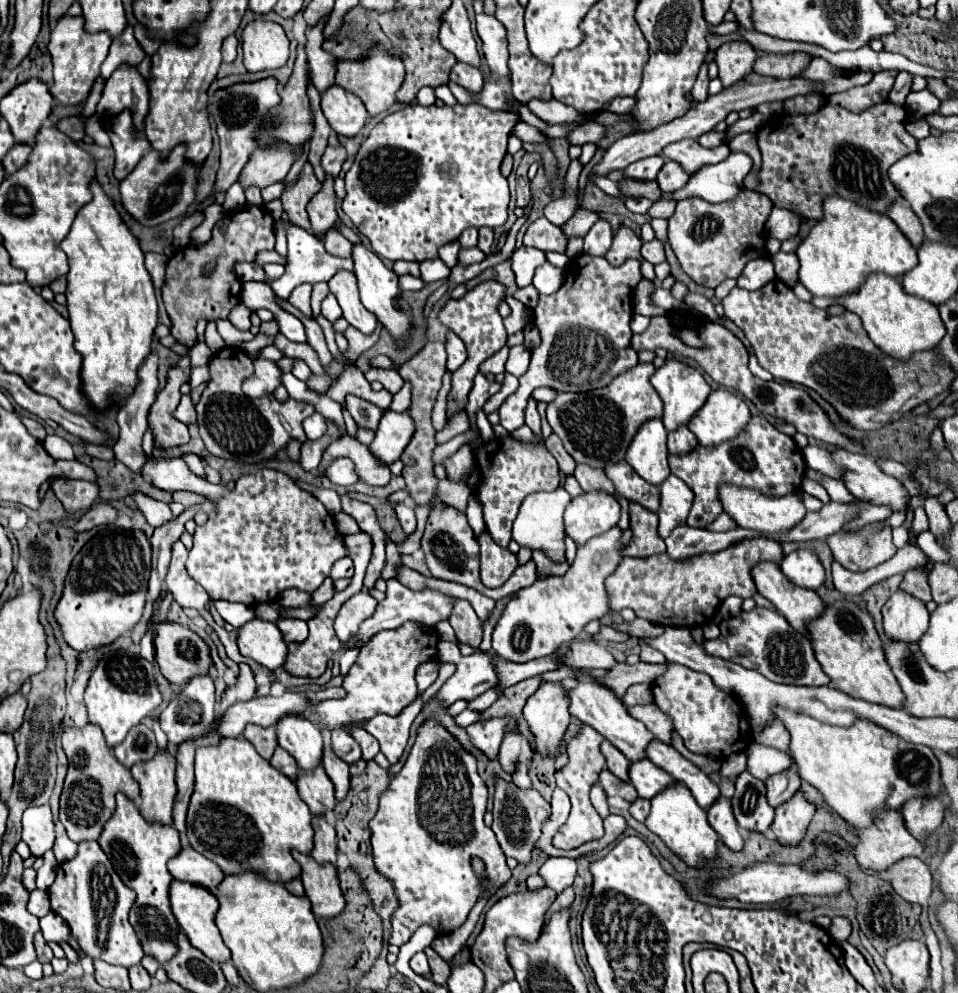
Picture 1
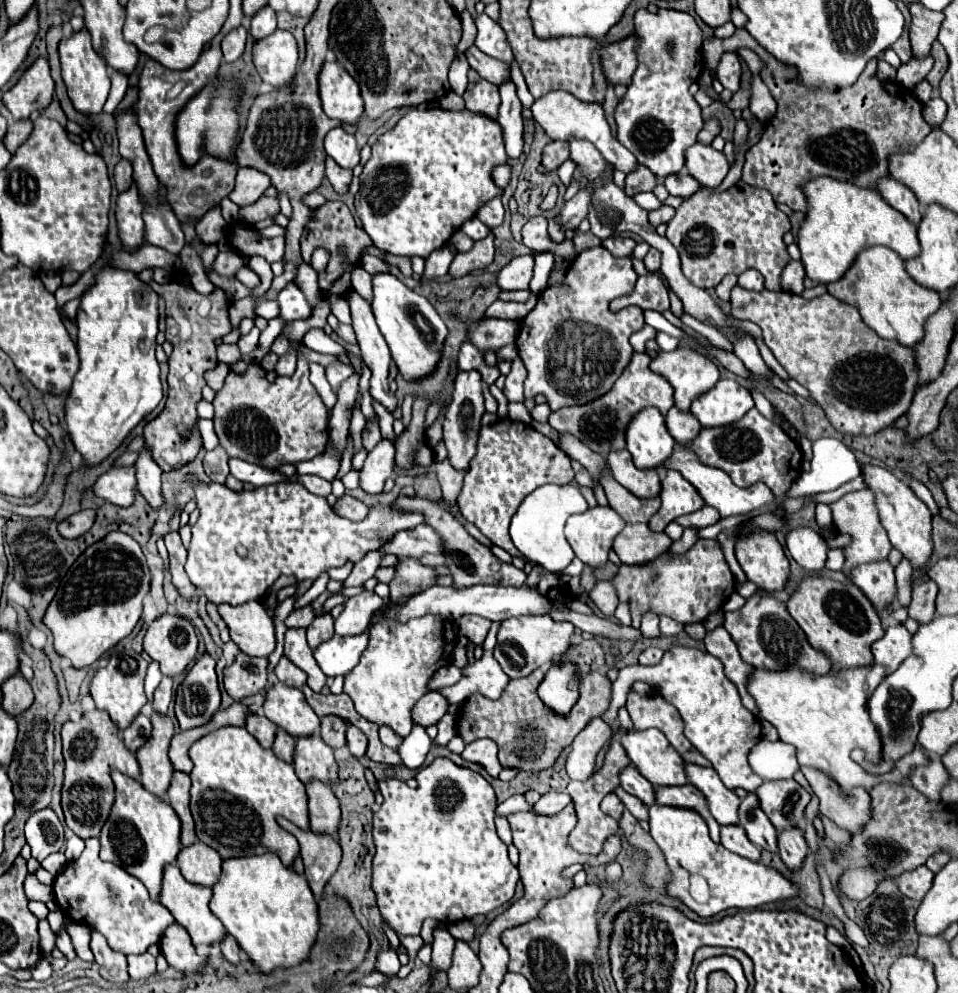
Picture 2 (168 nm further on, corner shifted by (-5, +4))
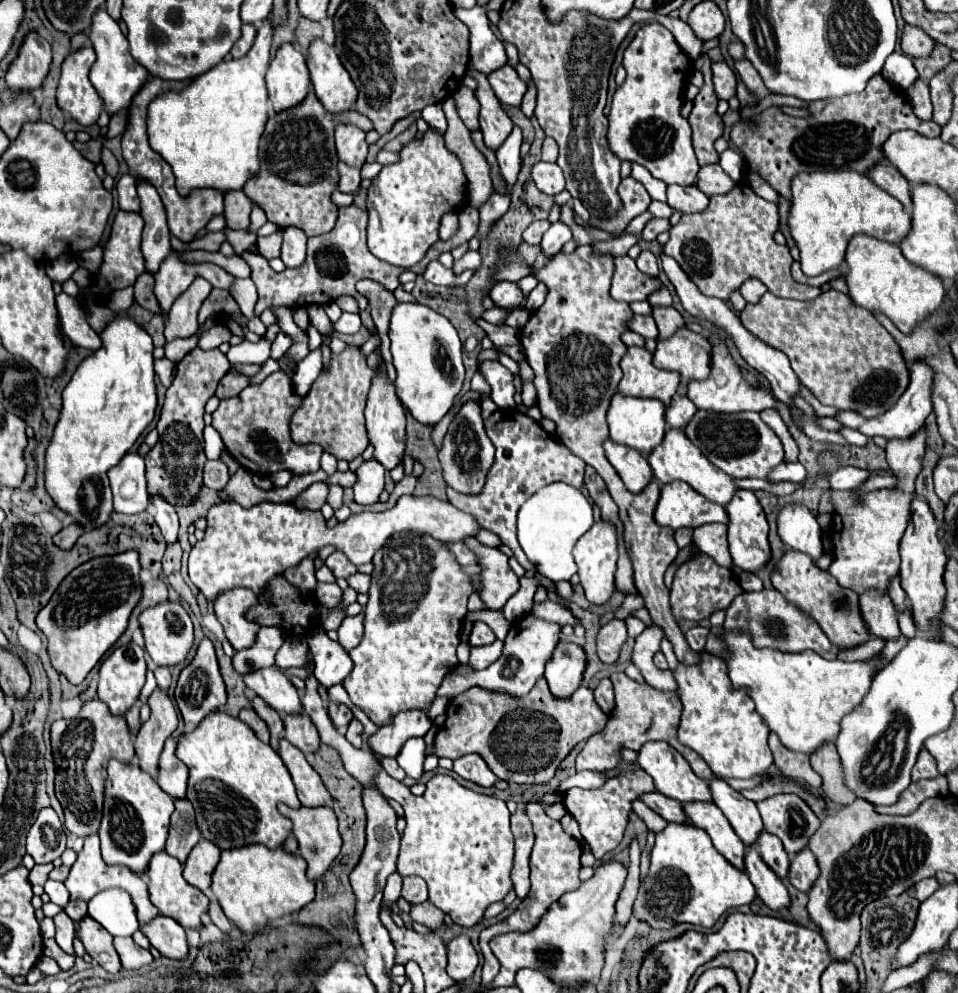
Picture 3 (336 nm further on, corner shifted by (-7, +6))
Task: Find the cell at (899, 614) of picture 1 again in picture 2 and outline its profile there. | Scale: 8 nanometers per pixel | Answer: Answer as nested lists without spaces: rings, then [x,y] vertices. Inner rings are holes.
[[[891,625],[885,631],[885,637],[873,643],[873,665],[869,667],[853,667],[853,669],[831,669],[829,675],[809,675],[809,671],[769,671],[769,669],[753,669],[749,679],[749,695],[753,695],[757,703],[759,717],[769,721],[777,733],[779,741],[789,743],[797,749],[799,765],[809,765],[831,775],[843,789],[865,787],[867,791],[881,783],[903,783],[913,765],[927,763],[925,753],[917,745],[913,753],[905,755],[897,761],[891,773],[873,777],[865,773],[855,761],[851,761],[851,751],[855,747],[867,753],[869,761],[879,761],[881,741],[875,725],[867,713],[867,701],[871,693],[877,689],[877,683],[885,679],[885,675],[893,673],[911,653],[911,633],[905,625]]]

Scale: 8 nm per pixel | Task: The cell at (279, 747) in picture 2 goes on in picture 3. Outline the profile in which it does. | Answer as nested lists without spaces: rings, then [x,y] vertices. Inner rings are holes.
[[[259,697],[253,699],[253,709],[269,725],[269,729],[271,729],[271,747],[275,751],[279,751],[279,741],[281,741],[281,733],[283,733],[283,721],[281,721],[281,717],[267,703],[263,703],[263,699],[259,699]]]

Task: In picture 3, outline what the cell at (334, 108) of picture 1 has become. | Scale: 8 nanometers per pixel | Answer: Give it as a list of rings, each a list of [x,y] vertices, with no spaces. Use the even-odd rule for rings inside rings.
[[[315,39],[309,47],[307,65],[315,95],[329,113],[345,113],[355,105],[357,87],[331,45]]]

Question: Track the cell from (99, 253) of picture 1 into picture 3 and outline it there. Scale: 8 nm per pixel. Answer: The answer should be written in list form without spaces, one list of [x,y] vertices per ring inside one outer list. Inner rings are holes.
[[[115,313],[113,319],[103,327],[99,337],[101,347],[81,361],[73,379],[63,391],[63,409],[53,431],[51,445],[47,447],[45,467],[45,485],[55,505],[71,513],[73,519],[81,525],[87,525],[89,521],[93,521],[95,525],[103,525],[103,521],[107,521],[107,517],[111,515],[113,505],[107,471],[115,467],[121,457],[133,447],[137,437],[153,421],[157,409],[153,341],[149,333],[129,313]]]

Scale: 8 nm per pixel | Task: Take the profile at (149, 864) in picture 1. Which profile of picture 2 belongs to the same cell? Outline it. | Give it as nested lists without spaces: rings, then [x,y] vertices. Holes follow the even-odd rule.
[[[111,771],[111,779],[115,783],[115,803],[109,819],[101,829],[101,859],[111,861],[137,877],[147,887],[151,899],[157,901],[161,891],[163,867],[173,863],[177,853],[181,851],[179,817],[167,803],[167,799],[145,791],[145,787],[137,779],[127,777],[119,771]]]

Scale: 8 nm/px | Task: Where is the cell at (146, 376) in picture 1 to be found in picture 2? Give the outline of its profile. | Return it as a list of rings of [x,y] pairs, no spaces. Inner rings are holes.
[[[141,449],[135,469],[137,469],[137,491],[145,497],[149,507],[155,507],[155,511],[159,511],[165,503],[161,493],[161,469],[157,467],[157,463],[153,463],[151,453],[147,449]]]

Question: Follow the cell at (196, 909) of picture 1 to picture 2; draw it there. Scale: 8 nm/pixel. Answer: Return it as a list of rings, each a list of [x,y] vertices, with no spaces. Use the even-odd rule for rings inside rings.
[[[171,863],[171,865],[165,865],[165,871],[163,871],[163,883],[161,883],[161,893],[159,893],[159,903],[163,907],[167,907],[171,911],[171,915],[175,917],[175,921],[179,925],[183,925],[191,937],[191,941],[195,945],[211,945],[215,941],[221,941],[225,937],[225,927],[221,925],[221,921],[211,913],[209,909],[209,901],[211,901],[211,889],[207,887],[197,887],[189,881],[183,879],[181,871]]]

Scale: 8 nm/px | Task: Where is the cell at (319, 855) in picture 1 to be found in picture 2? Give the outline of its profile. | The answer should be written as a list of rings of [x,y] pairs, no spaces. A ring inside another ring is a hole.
[[[305,783],[307,805],[309,805],[309,825],[315,833],[329,833],[337,839],[337,829],[341,821],[339,799],[333,795],[331,787],[325,783]]]

